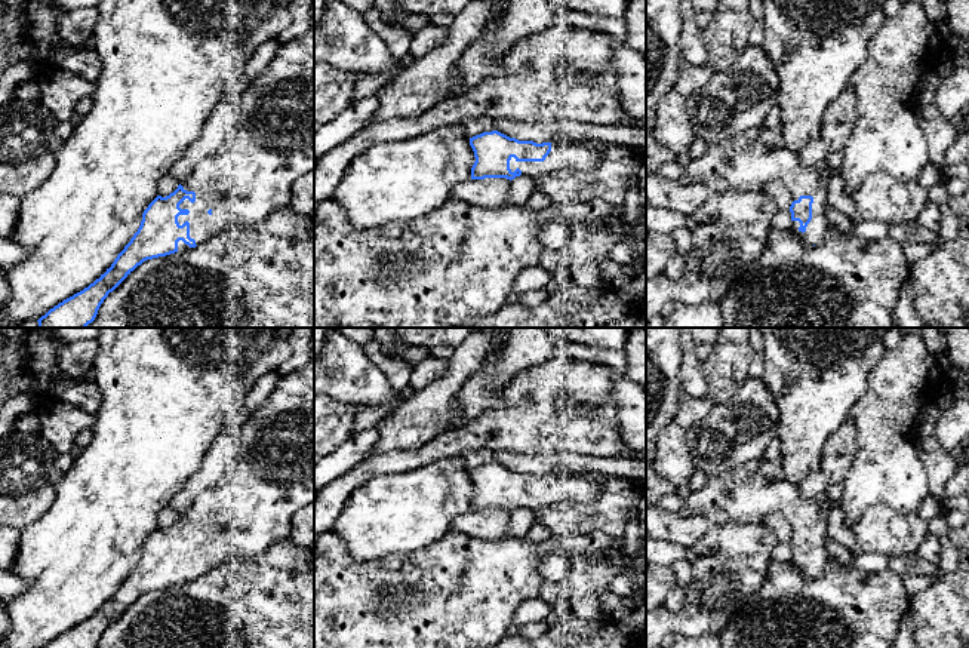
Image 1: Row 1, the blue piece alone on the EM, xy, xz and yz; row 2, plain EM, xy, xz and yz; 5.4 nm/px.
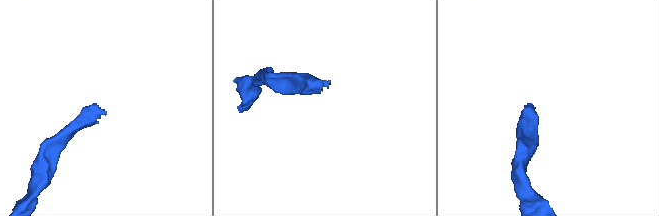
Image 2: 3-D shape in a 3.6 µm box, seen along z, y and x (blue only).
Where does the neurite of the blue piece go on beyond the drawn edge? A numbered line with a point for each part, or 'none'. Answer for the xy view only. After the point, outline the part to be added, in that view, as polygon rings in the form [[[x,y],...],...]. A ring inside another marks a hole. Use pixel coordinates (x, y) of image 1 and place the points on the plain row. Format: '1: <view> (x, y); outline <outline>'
1: xy (251, 507); outline [[[314,348],[310,354],[310,359],[299,369],[280,377],[274,390],[267,397],[267,400],[258,409],[255,409],[255,412],[250,415],[250,418],[243,426],[243,430],[240,433],[240,440],[242,440],[242,448],[237,454],[234,467],[224,472],[218,482],[215,482],[212,486],[200,492],[196,497],[191,507],[187,512],[179,515],[184,519],[184,522],[196,525],[194,535],[185,531],[179,537],[181,541],[188,541],[190,546],[178,549],[179,558],[182,558],[185,553],[190,555],[190,569],[196,572],[196,577],[200,577],[202,574],[207,572],[213,566],[222,563],[224,561],[233,556],[243,556],[243,558],[255,556],[258,553],[264,553],[276,541],[289,540],[293,515],[301,507],[314,504]]]

